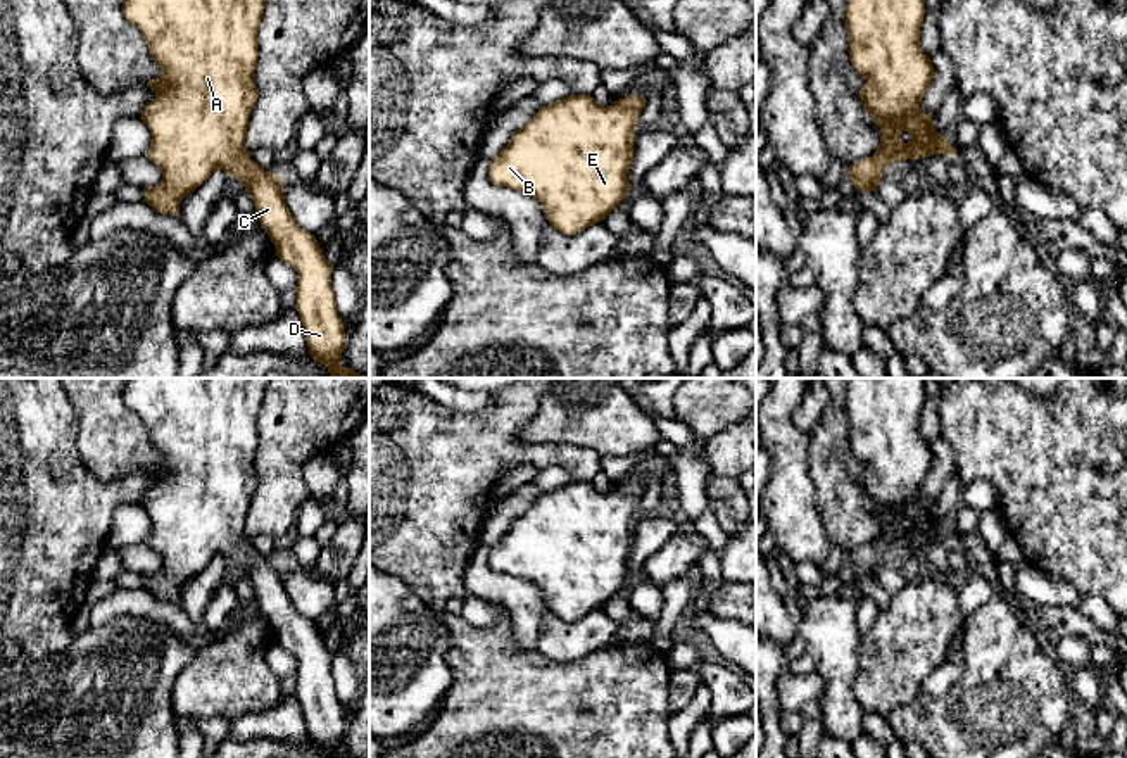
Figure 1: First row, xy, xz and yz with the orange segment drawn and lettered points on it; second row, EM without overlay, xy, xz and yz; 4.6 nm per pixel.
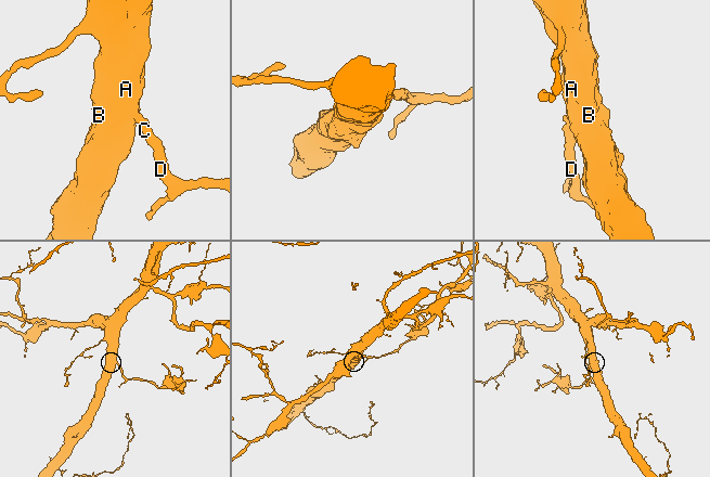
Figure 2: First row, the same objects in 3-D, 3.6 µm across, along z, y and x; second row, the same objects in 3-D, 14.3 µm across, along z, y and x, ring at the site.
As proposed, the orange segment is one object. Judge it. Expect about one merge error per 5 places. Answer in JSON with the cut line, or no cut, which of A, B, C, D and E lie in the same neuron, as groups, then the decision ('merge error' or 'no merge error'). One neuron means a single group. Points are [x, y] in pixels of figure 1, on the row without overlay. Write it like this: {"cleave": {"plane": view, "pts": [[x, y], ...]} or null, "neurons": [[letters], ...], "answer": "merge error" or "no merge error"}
{"cleave": null, "neurons": [["A", "B", "C", "D", "E"]], "answer": "no merge error"}

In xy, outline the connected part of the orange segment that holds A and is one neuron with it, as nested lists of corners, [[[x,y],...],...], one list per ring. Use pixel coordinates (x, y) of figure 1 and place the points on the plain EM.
[[[128,378],[124,404],[143,421],[148,440],[161,452],[159,464],[147,470],[155,485],[142,508],[152,521],[145,540],[162,559],[155,573],[145,575],[154,597],[179,604],[179,589],[216,556],[238,565],[250,580],[255,601],[274,630],[276,642],[297,661],[297,691],[309,741],[328,758],[352,758],[342,751],[345,718],[331,673],[333,653],[314,622],[302,616],[286,594],[281,565],[264,558],[245,534],[250,499],[259,485],[255,475],[257,416],[271,378]]]

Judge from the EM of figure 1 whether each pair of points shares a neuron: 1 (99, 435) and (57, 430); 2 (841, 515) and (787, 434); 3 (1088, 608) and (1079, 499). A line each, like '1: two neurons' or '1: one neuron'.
1: two neurons
2: two neurons
3: two neurons

